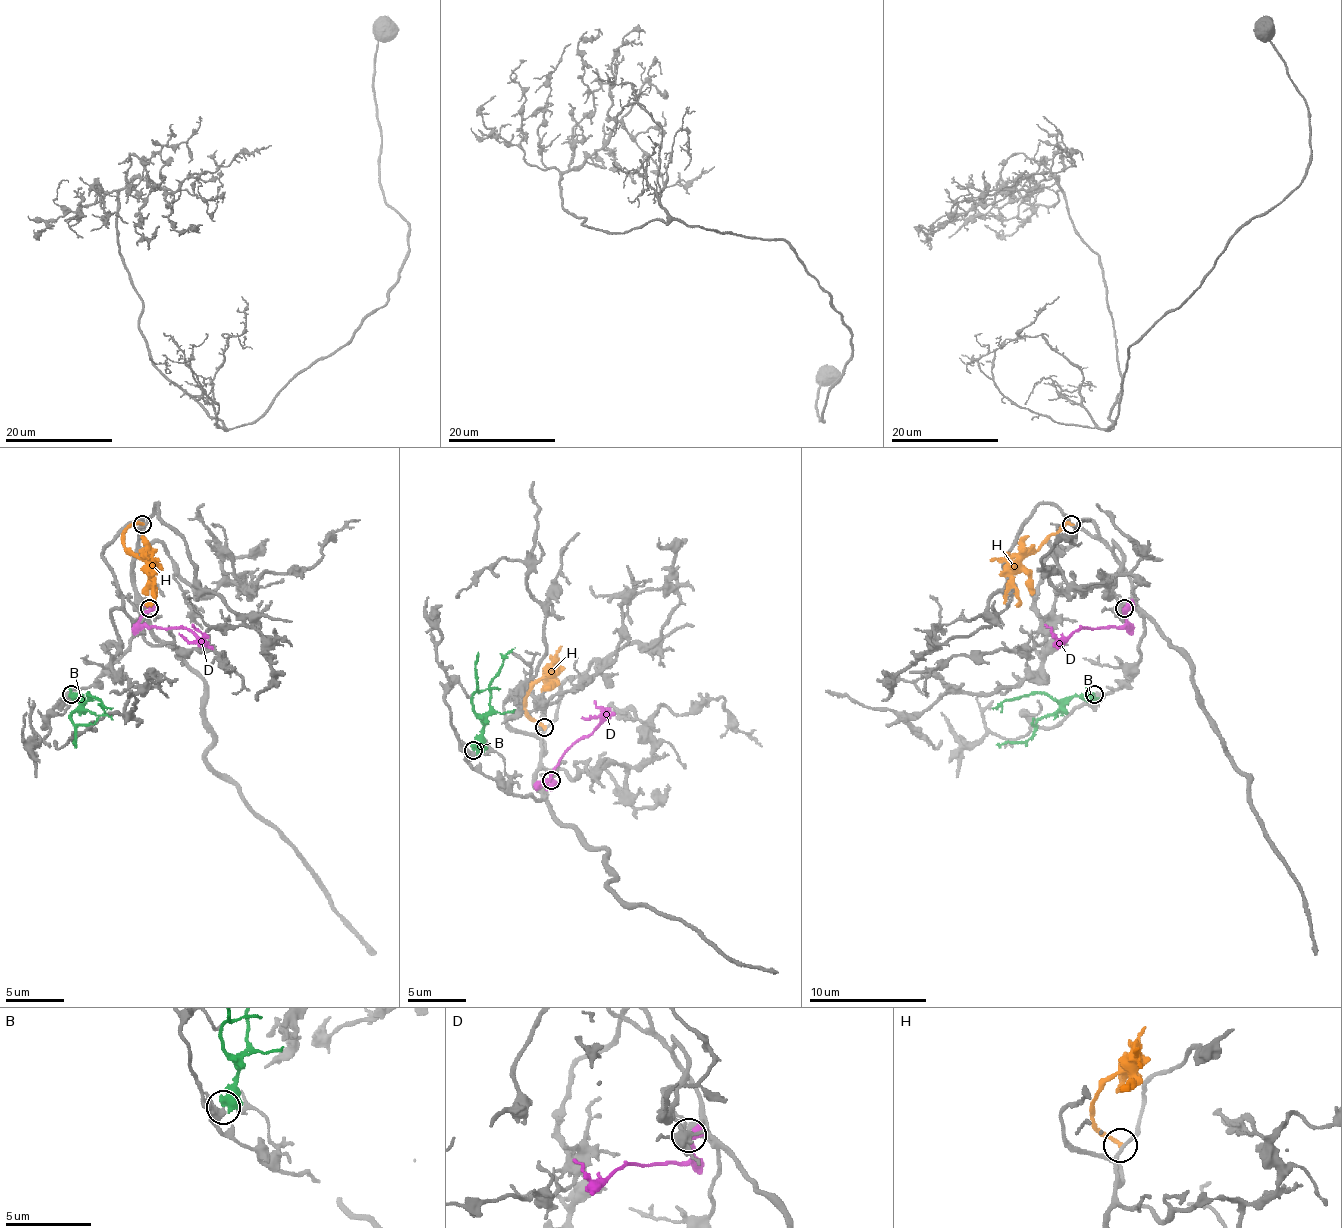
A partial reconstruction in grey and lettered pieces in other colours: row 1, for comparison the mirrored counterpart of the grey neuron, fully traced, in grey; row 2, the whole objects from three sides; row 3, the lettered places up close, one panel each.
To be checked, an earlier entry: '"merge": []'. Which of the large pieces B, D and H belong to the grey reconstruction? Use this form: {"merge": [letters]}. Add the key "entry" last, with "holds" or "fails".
{"merge": [], "entry": "holds"}

